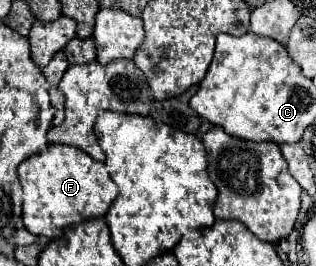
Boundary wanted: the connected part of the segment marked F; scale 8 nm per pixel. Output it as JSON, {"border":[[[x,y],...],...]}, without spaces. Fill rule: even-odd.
{"border":[[[49,145],[43,153],[25,159],[19,165],[19,181],[25,191],[23,223],[27,231],[51,241],[59,239],[69,225],[103,217],[119,193],[103,163],[69,145]]]}

